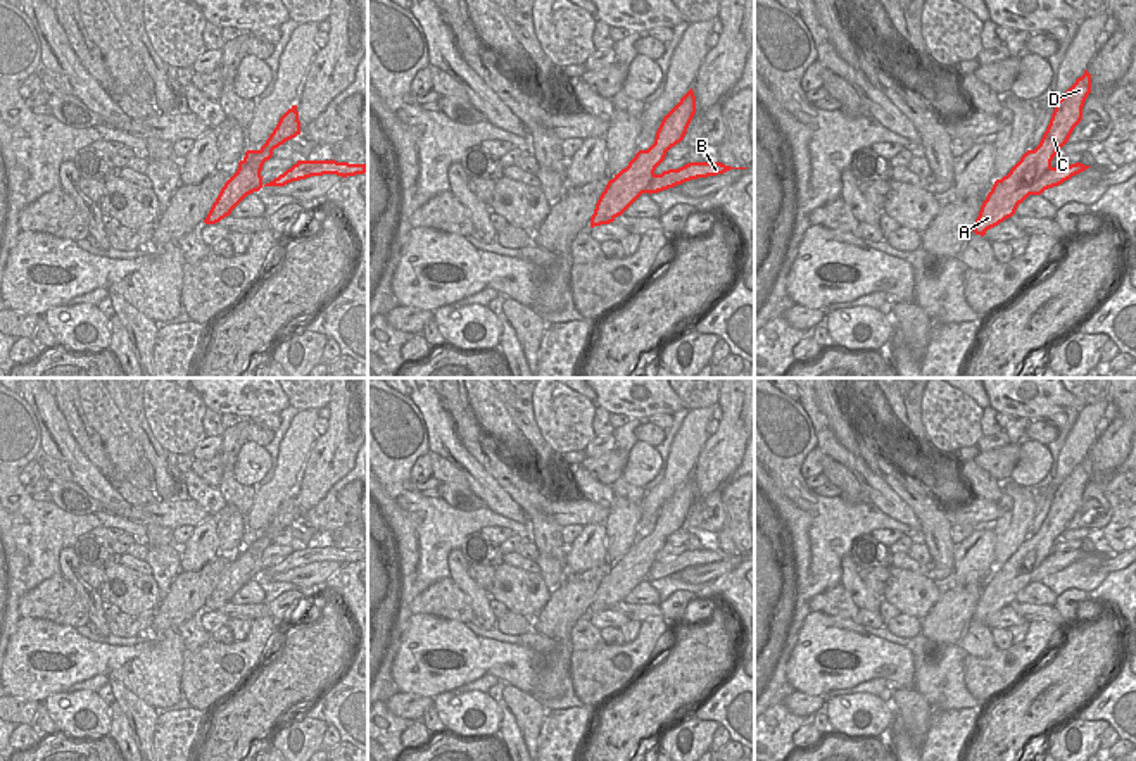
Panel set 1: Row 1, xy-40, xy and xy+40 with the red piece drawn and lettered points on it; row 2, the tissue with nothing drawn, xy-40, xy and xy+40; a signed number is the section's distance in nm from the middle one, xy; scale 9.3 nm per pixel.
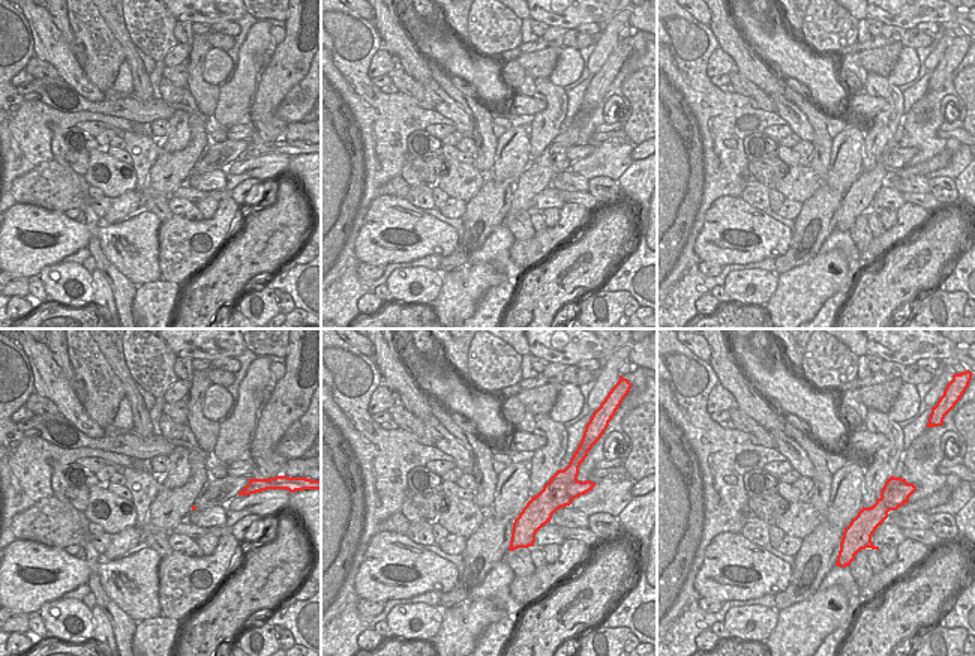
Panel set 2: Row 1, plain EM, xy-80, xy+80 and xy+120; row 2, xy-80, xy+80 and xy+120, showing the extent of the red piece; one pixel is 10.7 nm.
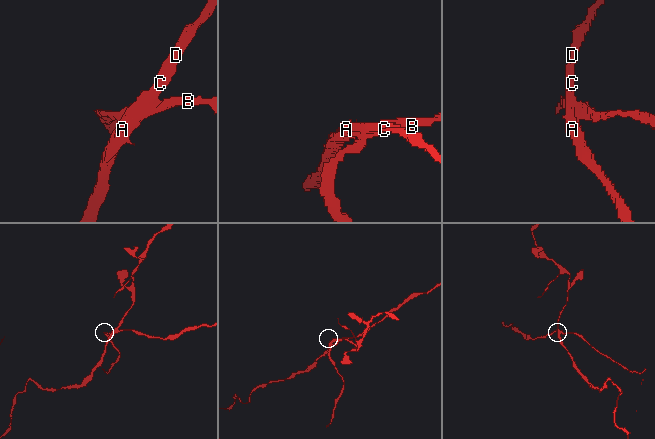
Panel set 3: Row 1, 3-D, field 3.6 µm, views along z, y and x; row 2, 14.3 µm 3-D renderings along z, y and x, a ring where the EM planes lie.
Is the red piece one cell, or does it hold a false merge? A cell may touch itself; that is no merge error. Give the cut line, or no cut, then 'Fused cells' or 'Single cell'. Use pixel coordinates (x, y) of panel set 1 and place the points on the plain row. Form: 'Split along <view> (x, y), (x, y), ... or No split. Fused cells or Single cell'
Split along xy+40 (1050, 553), (1029, 580). Fused cells

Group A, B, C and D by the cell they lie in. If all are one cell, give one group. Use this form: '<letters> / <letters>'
A C D / B

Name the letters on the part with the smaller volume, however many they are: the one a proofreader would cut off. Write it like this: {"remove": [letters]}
{"remove": ["B"]}

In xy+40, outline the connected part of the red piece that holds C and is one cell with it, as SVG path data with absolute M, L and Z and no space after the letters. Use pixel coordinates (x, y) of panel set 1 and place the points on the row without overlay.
M1088 456L1057 488L1050 511L1034 537L1027 537L1007 563L996 566L975 606L974 619L984 623L988 616L1012 604L1031 582L1031 575L1051 554L1057 538L1069 528L1082 506L1082 494L1091 480Z

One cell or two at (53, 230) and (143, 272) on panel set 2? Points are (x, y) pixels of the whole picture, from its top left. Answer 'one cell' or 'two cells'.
one cell

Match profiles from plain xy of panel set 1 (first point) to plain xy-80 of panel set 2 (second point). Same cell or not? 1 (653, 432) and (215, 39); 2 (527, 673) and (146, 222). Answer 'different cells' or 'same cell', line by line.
1: same cell
2: same cell

